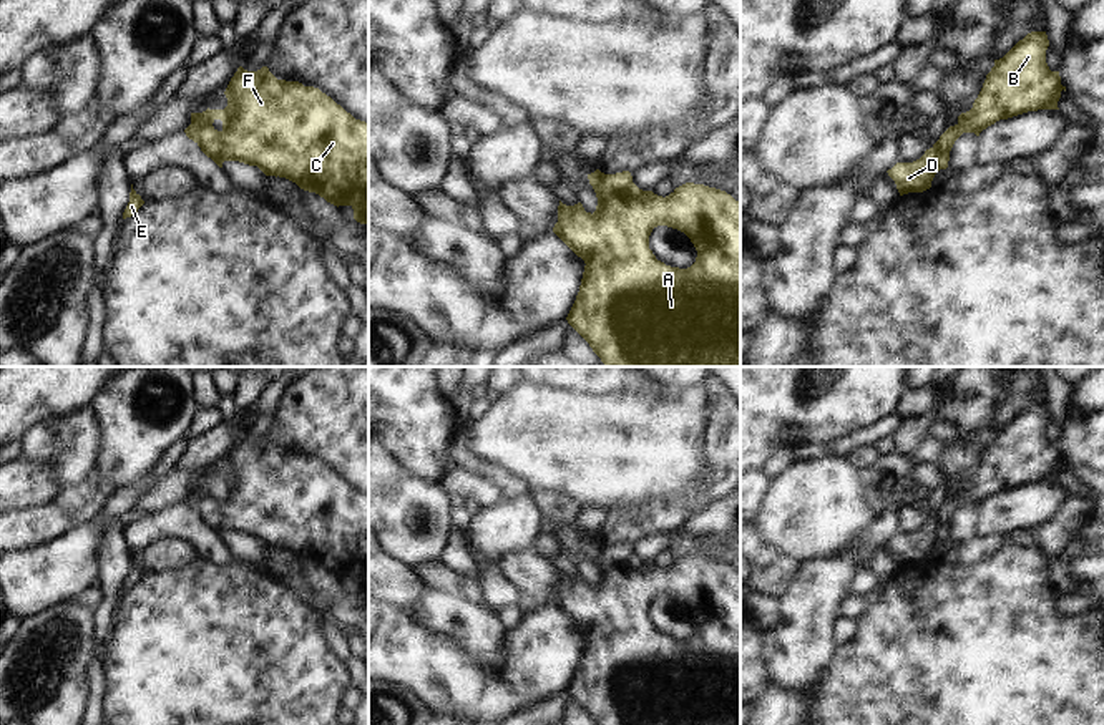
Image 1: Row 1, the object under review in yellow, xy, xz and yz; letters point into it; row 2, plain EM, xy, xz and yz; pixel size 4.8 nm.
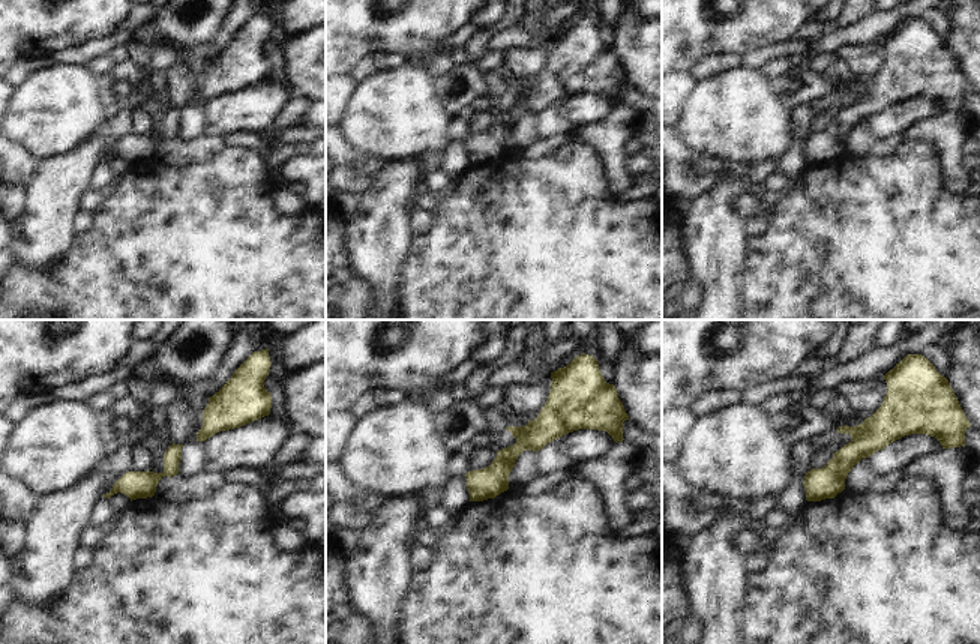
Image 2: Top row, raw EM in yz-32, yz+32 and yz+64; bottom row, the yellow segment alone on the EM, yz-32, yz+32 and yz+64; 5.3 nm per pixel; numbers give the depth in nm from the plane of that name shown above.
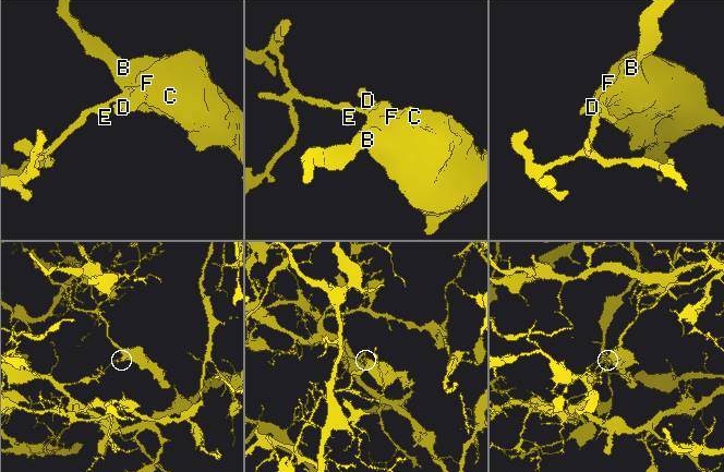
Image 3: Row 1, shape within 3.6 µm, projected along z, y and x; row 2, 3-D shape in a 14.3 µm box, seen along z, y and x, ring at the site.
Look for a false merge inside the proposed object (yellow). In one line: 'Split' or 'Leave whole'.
Split.

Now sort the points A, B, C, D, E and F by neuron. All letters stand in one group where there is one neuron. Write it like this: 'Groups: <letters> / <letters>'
Groups: A B C D F / E.

